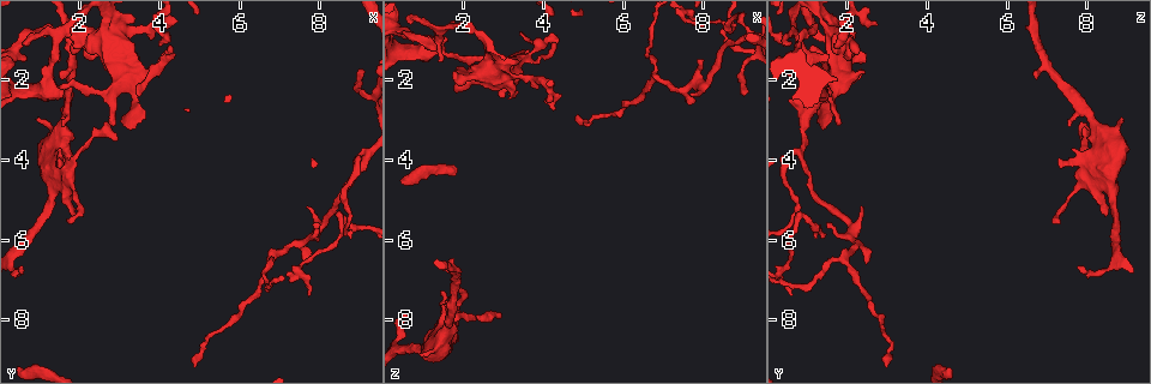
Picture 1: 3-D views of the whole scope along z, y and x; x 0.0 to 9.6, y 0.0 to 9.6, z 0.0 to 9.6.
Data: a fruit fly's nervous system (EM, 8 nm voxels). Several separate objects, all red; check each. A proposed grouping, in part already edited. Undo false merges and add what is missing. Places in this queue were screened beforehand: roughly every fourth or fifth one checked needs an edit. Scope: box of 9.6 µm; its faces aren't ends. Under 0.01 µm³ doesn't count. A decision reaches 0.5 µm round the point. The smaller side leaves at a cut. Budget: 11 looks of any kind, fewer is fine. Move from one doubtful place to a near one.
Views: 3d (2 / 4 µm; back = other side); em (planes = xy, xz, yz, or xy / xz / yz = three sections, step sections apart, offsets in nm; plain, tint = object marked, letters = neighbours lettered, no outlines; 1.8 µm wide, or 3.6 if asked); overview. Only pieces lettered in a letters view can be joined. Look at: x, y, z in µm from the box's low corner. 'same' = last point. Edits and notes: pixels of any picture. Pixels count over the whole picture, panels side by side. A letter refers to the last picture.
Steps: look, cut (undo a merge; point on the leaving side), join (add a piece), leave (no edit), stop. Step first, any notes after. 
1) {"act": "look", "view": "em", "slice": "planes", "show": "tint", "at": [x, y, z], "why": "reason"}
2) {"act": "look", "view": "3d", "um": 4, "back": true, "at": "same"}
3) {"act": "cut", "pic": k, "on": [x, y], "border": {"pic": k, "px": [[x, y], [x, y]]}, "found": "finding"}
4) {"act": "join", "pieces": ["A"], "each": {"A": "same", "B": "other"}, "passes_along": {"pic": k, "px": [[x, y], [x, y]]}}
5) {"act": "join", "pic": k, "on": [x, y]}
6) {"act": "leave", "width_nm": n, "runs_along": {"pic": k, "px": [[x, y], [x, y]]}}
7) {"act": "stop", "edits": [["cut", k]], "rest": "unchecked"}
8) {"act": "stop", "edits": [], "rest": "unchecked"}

{"act": "look", "view": "3d", "um": 4, "at": [8.95, 2.25, 1.85], "why": "thin neck"}

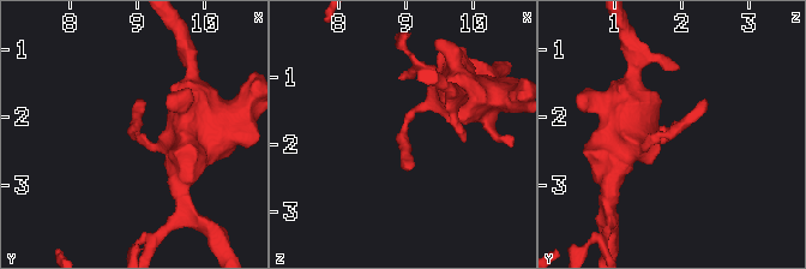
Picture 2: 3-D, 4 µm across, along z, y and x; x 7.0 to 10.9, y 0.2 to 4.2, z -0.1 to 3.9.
{"act": "look", "view": "em", "slice": "planes", "show": "letters", "at": [8.95, 2.25, 1.75], "why": "need the tissue"}

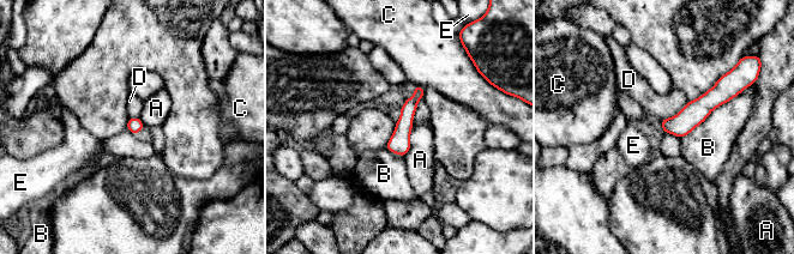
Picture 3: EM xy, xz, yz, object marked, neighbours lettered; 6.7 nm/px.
{"act": "leave", "each": {"A": "other", "B": "other", "C": "other", "D": "other", "E": "other"}, "runs_along": {"pic": 3, "px": [[729, 88], [683, 124], [665, 128]]}, "found": "one neuron here"}

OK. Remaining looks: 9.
{"act": "look", "view": "3d", "um": 2, "at": [7.75, 5.15, 2.40]}

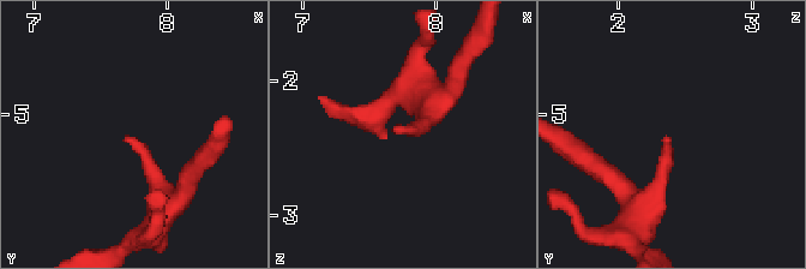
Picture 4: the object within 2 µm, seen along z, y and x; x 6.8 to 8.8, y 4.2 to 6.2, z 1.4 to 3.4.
{"act": "look", "view": "em", "slice": "yz", "step": 16, "show": "letters", "at": [7.68, 5.16, 2.40], "why": "shape alone is not enough"}

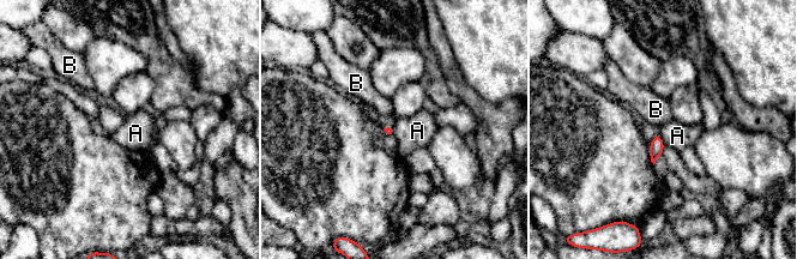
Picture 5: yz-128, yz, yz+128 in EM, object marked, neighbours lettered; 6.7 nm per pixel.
{"act": "leave", "each": {"A": "other", "B": "other"}, "border": {"pic": 5, "px": [[658, 133], [664, 145]]}, "found": "no lettered piece goes on from it"}

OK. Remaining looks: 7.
{"act": "look", "view": "em", "um": 3.6, "slice": "planes", "show": "letters", "at": [2.00, 0.80, 1.90], "why": "sudden change in width"}

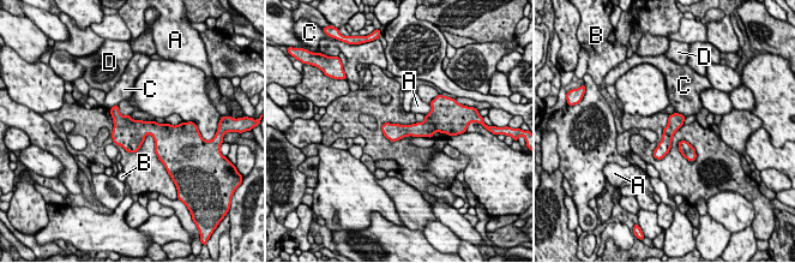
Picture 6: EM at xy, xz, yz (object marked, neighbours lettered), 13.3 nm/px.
{"act": "leave", "each": {"A": "other", "B": "other", "C": "other", "D": "other"}, "runs_along": {"pic": 6, "px": [[434, 127], [385, 130]]}, "found": "continuous, no second neuron"}

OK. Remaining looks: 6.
{"act": "look", "view": "3d", "um": 2, "at": [1.95, 3.70, 7.85], "why": "a narrow waist"}

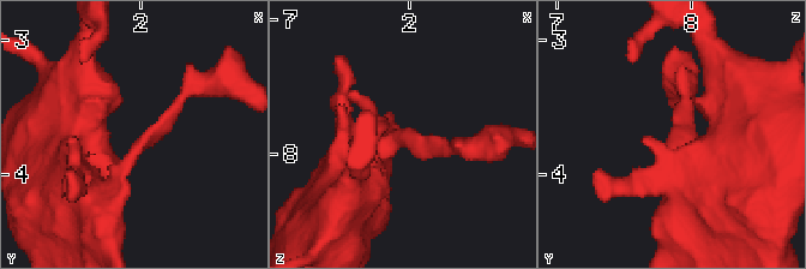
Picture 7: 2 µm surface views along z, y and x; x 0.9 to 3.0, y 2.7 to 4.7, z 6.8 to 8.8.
{"act": "look", "view": "em", "slice": "xy", "step": 8, "show": "plain", "at": [2.00, 3.76, 7.86]}

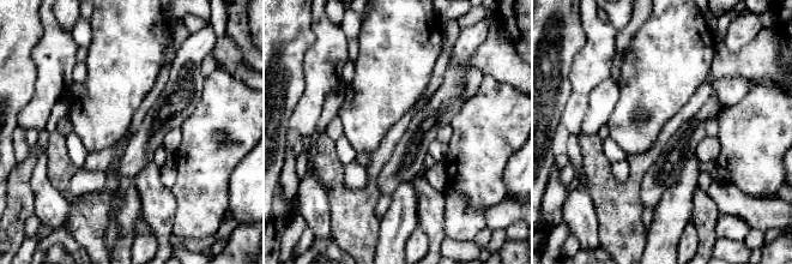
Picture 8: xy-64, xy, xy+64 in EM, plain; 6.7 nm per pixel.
{"act": "look", "view": "em", "slice": "xy", "step": 8, "show": "letters", "at": "same"}

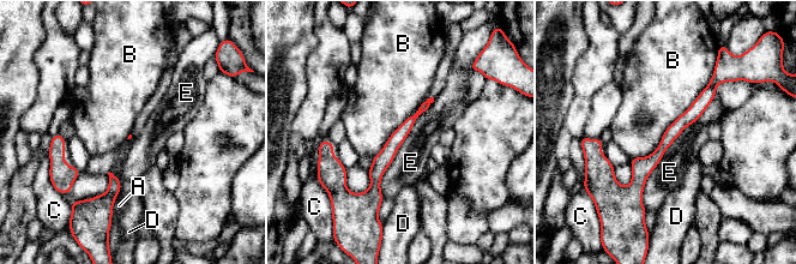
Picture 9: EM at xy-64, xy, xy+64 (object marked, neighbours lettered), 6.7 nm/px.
{"act": "leave", "each": {"A": "other", "B": "other", "C": "other", "D": "other", "E": "other"}, "border": {"pic": 9, "px": [[715, 65], [661, 143], [632, 160]]}, "found": "all the same neuron"}

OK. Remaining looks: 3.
{"act": "stop", "edits": [], "rest": "unchecked"}

